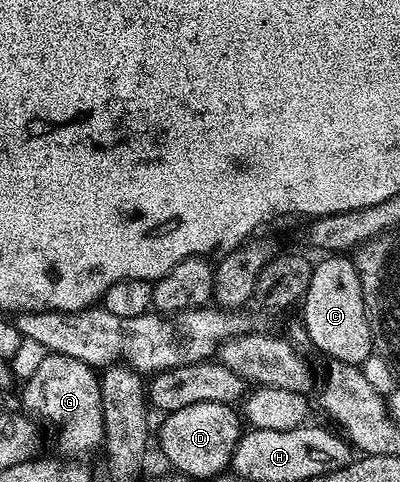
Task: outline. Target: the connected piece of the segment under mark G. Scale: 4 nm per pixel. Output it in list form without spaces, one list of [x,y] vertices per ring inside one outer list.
[[[47,354],[45,361],[22,384],[23,407],[28,416],[40,415],[59,430],[59,451],[63,457],[83,457],[103,445],[103,402],[96,368],[77,357]]]

